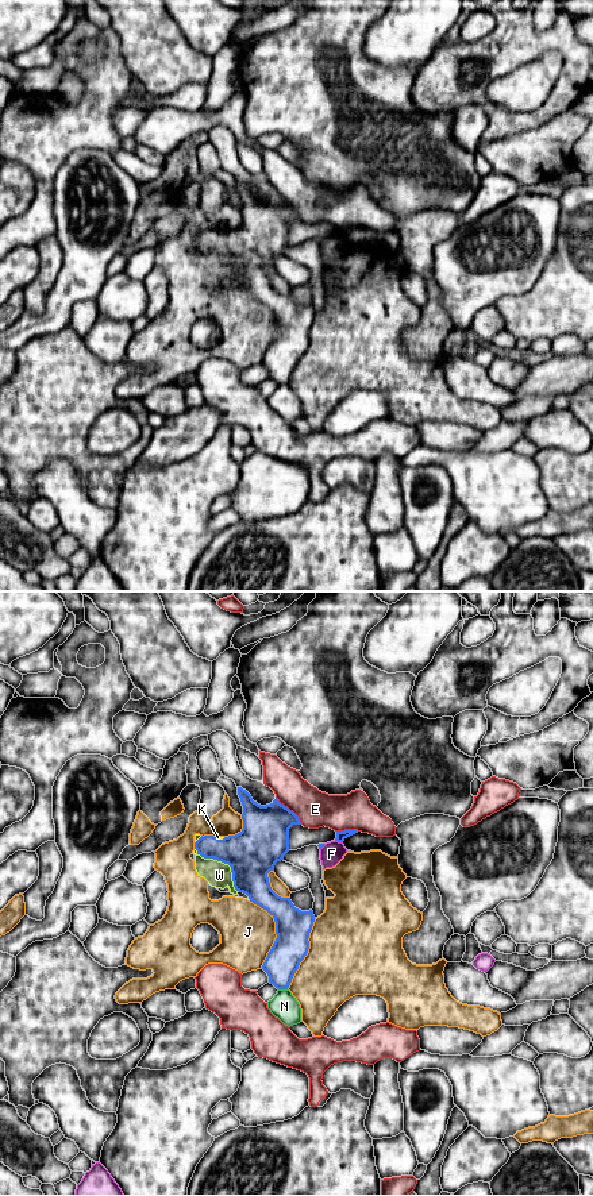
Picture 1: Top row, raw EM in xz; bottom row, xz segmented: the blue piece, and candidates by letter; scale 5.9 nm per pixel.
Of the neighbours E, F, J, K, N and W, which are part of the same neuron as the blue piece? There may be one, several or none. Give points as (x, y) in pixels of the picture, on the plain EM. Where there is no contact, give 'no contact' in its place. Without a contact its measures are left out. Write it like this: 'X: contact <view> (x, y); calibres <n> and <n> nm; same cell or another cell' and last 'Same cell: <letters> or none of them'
E: contact xz (288, 204); calibres 300 and 220 nm; another cell
F: contact xz (339, 236); calibres 60 and 140 nm; another cell
J: contact xz (276, 325); calibres 200 and 320 nm; another cell
K: contact xz (220, 235); calibres 300 and 20 nm; another cell
N: contact xz (282, 384); calibres 200 and 160 nm; another cell
W: contact xz (226, 258); calibres 300 and 150 nm; another cell
Same cell: none of them

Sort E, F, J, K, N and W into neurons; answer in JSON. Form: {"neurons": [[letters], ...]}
{"neurons": [["E"], ["F"], ["J", "K", "W"], ["N"]]}

